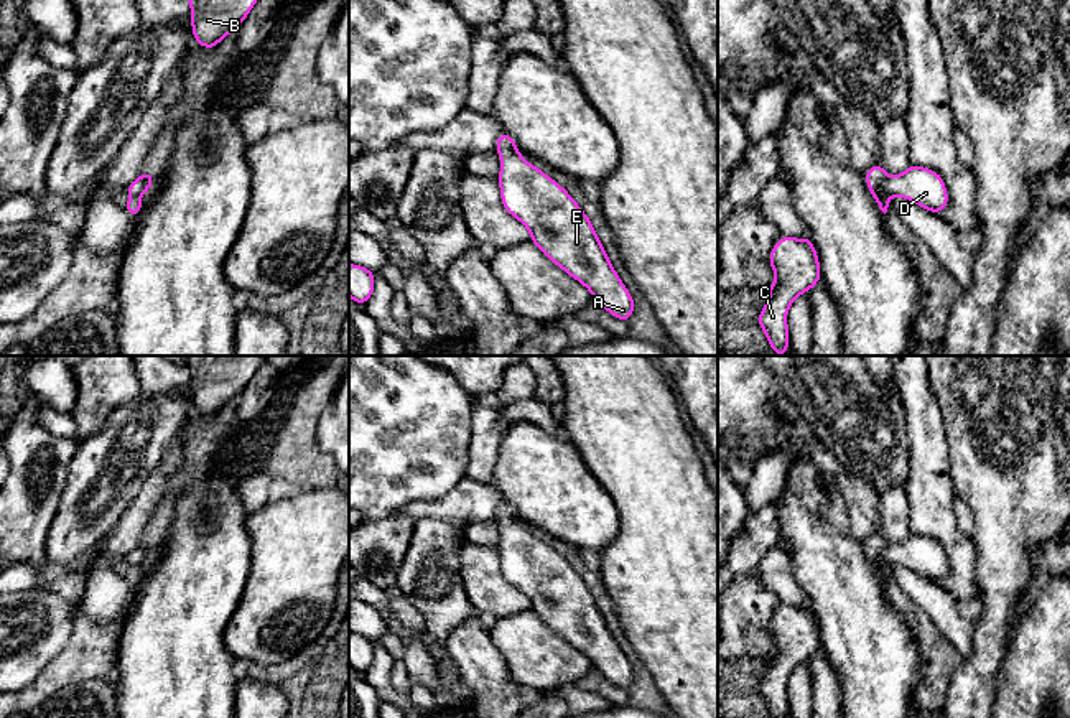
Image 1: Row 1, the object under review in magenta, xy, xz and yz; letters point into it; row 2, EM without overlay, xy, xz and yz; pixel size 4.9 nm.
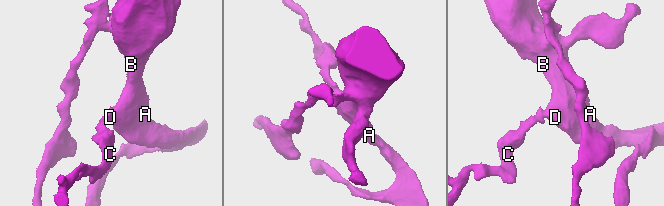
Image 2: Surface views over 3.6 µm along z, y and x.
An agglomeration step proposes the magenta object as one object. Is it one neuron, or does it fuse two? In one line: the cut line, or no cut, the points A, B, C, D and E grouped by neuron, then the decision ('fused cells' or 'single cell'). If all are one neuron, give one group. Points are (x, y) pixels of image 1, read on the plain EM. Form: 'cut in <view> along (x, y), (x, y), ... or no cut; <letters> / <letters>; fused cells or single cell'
no cut; A B C D E; single cell

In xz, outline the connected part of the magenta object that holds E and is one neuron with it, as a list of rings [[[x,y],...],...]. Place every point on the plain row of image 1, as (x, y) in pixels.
[[[509,502],[497,506],[495,520],[502,525],[497,547],[505,580],[530,599],[543,624],[583,652],[607,682],[629,690],[634,667],[584,580],[565,557],[519,522]]]

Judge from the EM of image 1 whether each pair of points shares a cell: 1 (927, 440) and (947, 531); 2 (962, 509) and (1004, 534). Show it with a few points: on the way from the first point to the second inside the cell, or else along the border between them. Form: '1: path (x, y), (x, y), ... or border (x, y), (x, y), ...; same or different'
1: path (929, 463), (930, 508); same
2: border (957, 494), (970, 509), (973, 519), (972, 536); different

